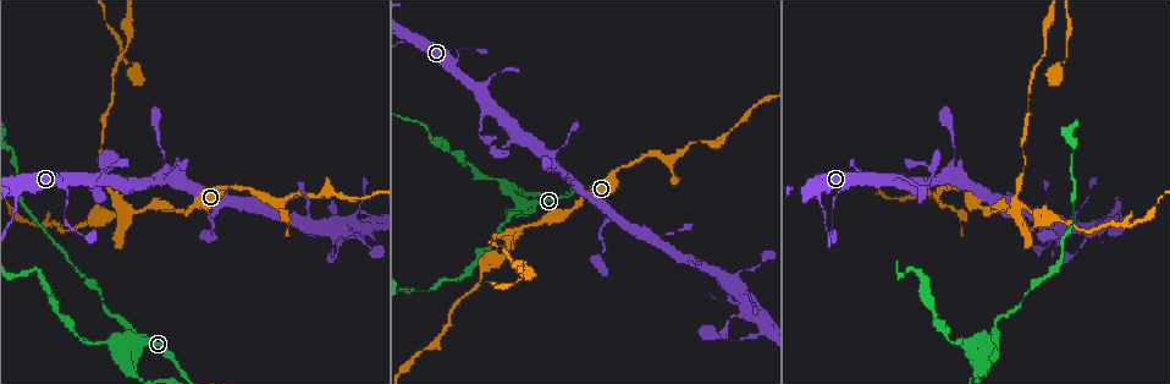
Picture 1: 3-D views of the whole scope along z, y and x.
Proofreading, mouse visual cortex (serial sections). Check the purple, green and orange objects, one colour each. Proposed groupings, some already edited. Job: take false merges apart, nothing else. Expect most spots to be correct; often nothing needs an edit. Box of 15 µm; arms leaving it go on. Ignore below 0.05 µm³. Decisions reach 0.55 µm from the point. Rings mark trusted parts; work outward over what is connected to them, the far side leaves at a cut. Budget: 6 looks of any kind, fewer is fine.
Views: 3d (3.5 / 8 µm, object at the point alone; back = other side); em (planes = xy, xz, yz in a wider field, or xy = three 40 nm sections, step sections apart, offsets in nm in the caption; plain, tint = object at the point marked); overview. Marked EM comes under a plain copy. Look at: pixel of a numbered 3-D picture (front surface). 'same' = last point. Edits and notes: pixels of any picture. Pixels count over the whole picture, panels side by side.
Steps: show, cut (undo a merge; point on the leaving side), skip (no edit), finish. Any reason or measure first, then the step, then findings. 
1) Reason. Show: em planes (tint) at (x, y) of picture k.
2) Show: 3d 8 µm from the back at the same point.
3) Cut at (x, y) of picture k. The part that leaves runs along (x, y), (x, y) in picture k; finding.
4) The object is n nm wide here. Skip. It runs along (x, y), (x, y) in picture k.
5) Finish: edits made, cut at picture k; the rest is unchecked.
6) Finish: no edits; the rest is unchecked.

Abrupt turn. Show: 3d 3.5 µm at (117, 205) of picture 1.

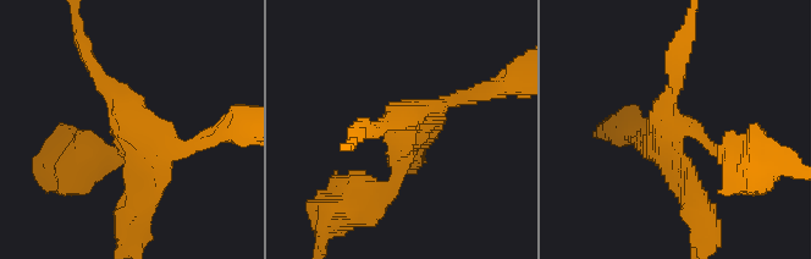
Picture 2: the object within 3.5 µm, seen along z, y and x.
Need the tissue. Show: em xy step 2 (tint) at (667, 124) of picture 2.

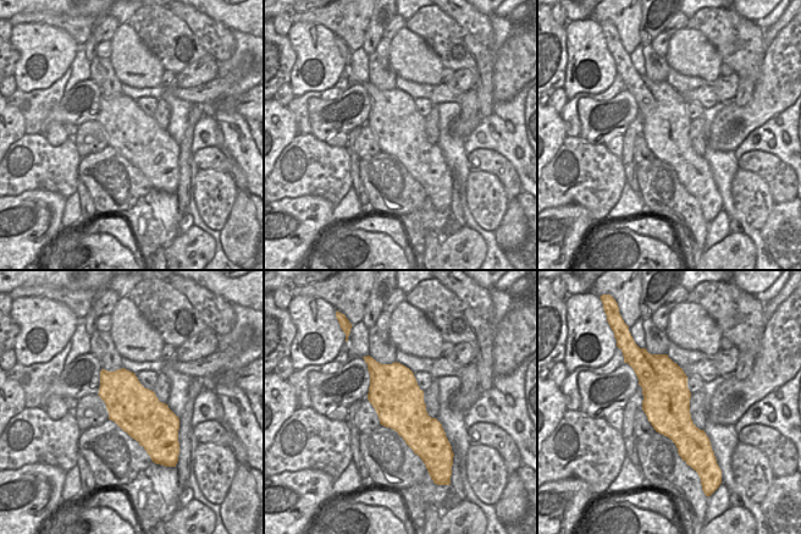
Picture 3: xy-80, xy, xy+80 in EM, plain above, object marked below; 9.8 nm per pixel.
The arms are 200, 200, 200 nm wide. Skip. It runs along (474, 94), (402, 122), (391, 185) in picture 2; continuous, no second cell.

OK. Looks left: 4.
Abrupt turn. Show: 3d 3.5 µm at (347, 226) of picture 1.

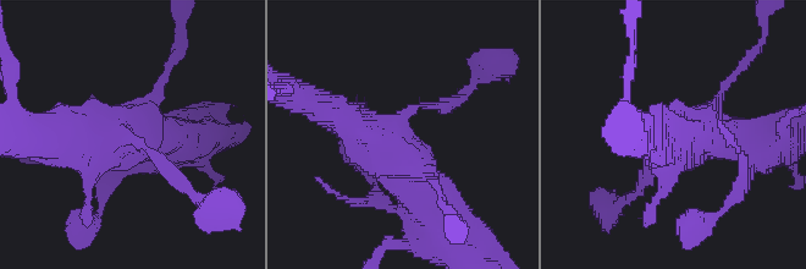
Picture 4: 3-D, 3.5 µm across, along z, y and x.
Show: em xy step 2 (tint) at (393, 126) of picture 4.

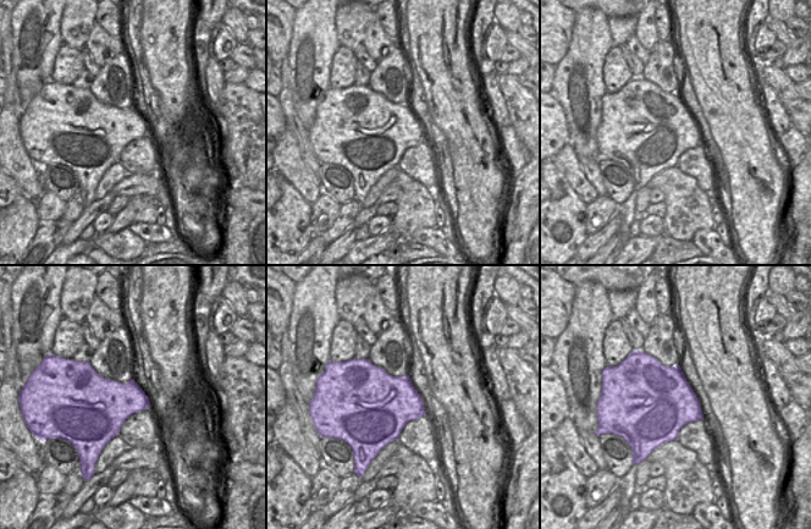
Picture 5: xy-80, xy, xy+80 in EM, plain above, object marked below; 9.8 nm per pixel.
Skip. One cell here.

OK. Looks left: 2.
Calibre changes. Show: 3d 3.5 µm at (136, 334) of picture 1.

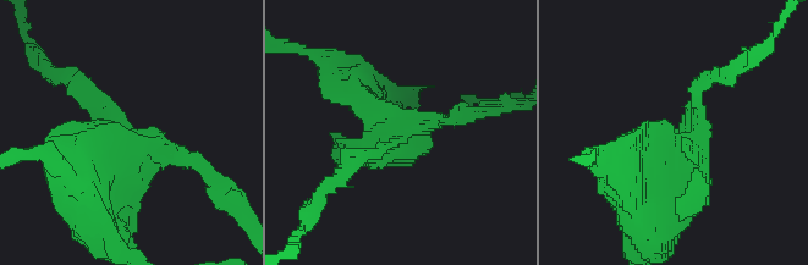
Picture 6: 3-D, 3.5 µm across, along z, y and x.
Show: em xy step 1 (tint) at (687, 124) of picture 6.

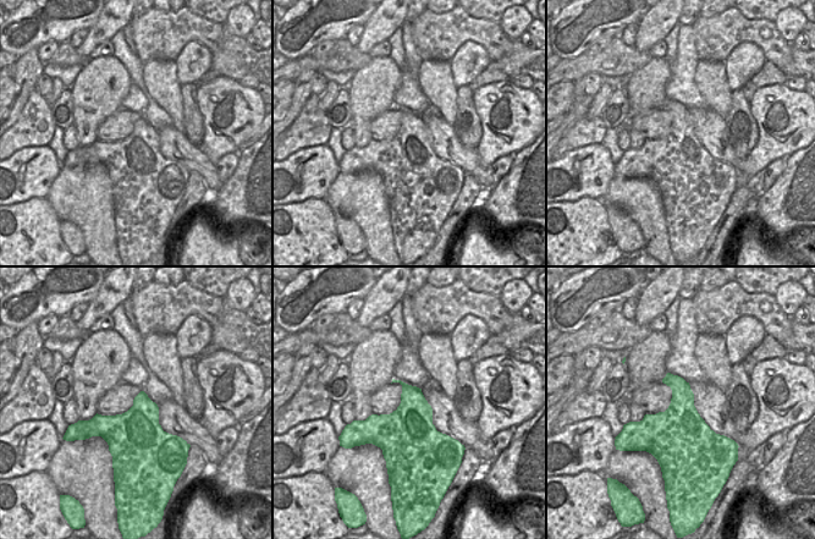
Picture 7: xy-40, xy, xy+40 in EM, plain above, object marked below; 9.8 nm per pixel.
The object is 460 nm wide here. Skip. It runs along (170, 155), (65, 77) in picture 6; all the same cell.

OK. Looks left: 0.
Finish: no edits; the rest is unchecked.

